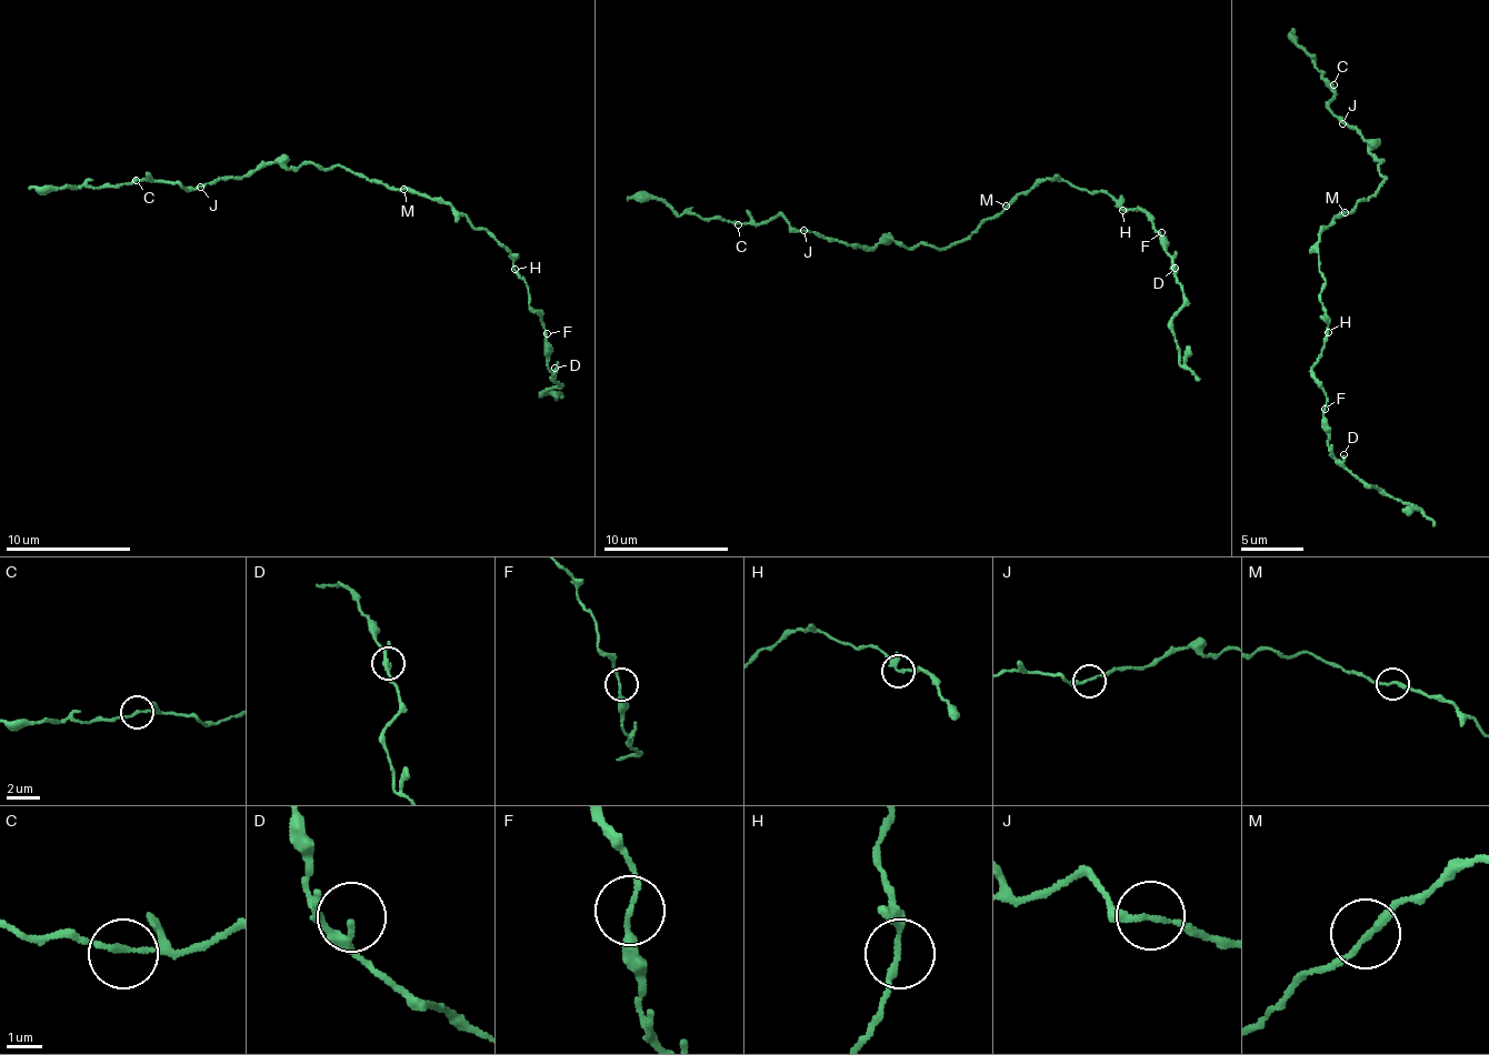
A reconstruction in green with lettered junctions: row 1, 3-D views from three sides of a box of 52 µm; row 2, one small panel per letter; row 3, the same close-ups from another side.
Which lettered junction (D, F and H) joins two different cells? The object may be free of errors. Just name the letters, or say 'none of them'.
none of them

